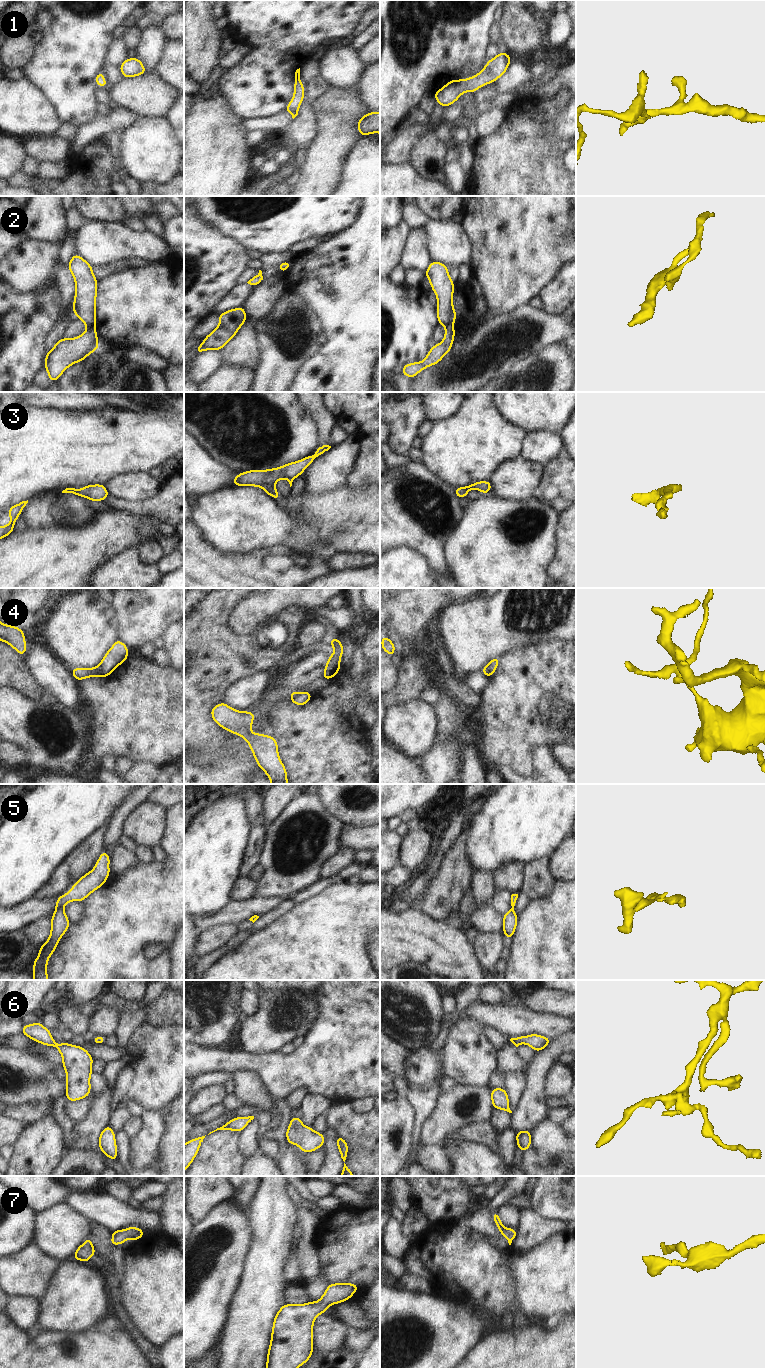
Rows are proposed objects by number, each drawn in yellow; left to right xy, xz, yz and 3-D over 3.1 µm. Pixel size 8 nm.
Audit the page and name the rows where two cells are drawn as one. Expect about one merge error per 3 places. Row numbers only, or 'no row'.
2, 4

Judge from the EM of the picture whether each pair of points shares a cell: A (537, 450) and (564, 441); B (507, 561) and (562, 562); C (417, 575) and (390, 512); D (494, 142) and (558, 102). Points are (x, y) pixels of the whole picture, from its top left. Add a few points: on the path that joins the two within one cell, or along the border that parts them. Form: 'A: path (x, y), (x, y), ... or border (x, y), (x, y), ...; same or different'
A: path (544, 447), (557, 443); same
B: border (556, 539), (556, 555), (548, 566), (548, 577); different
C: border (390, 548), (408, 547), (426, 558); different
D: path (510, 142), (537, 115), (542, 113); same

